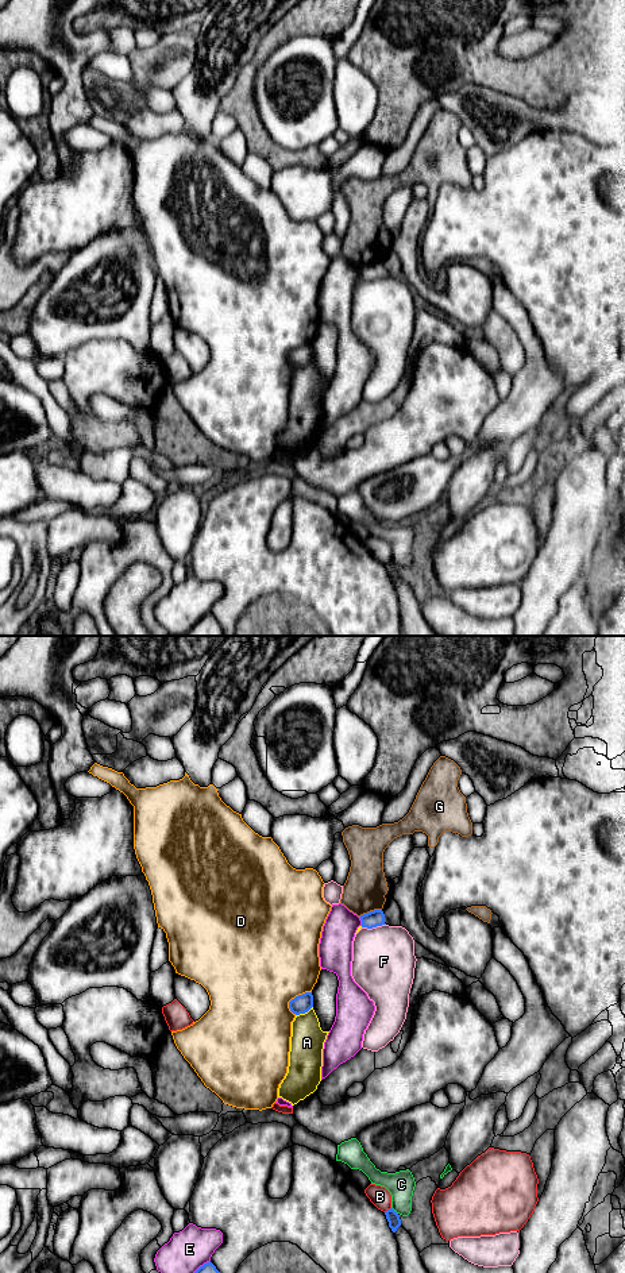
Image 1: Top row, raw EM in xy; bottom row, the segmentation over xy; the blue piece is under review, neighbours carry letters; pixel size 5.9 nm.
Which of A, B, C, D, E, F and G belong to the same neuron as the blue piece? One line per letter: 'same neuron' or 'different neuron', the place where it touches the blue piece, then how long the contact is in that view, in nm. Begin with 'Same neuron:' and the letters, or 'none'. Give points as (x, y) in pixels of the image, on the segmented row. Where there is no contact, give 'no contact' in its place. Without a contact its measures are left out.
Same neuron: none
A: different neuron; contact xy (304, 1013); length 120 nm
B: different neuron; contact xy (388, 1210); length 50 nm
C: different neuron; contact xy (394, 1211); length 60 nm
D: different neuron; contact xy (294, 998); length 180 nm
E: different neuron; contact xy (361, 919); length 60 nm
F: different neuron; contact xy (373, 926); length 150 nm
G: different neuron; contact xy (370, 911); length 140 nm

